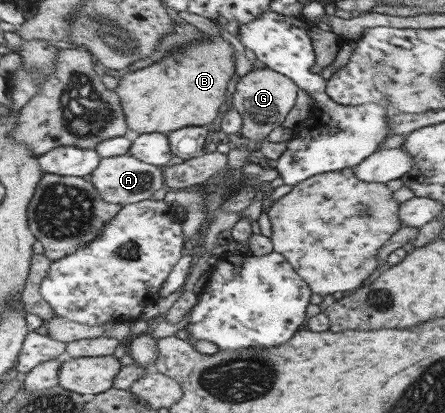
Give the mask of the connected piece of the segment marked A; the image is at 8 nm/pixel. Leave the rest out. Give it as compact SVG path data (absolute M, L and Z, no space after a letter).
M129 154L102 159L99 168L92 173L90 181L101 192L103 199L124 206L151 199L155 191L167 187L163 168L144 163Z

